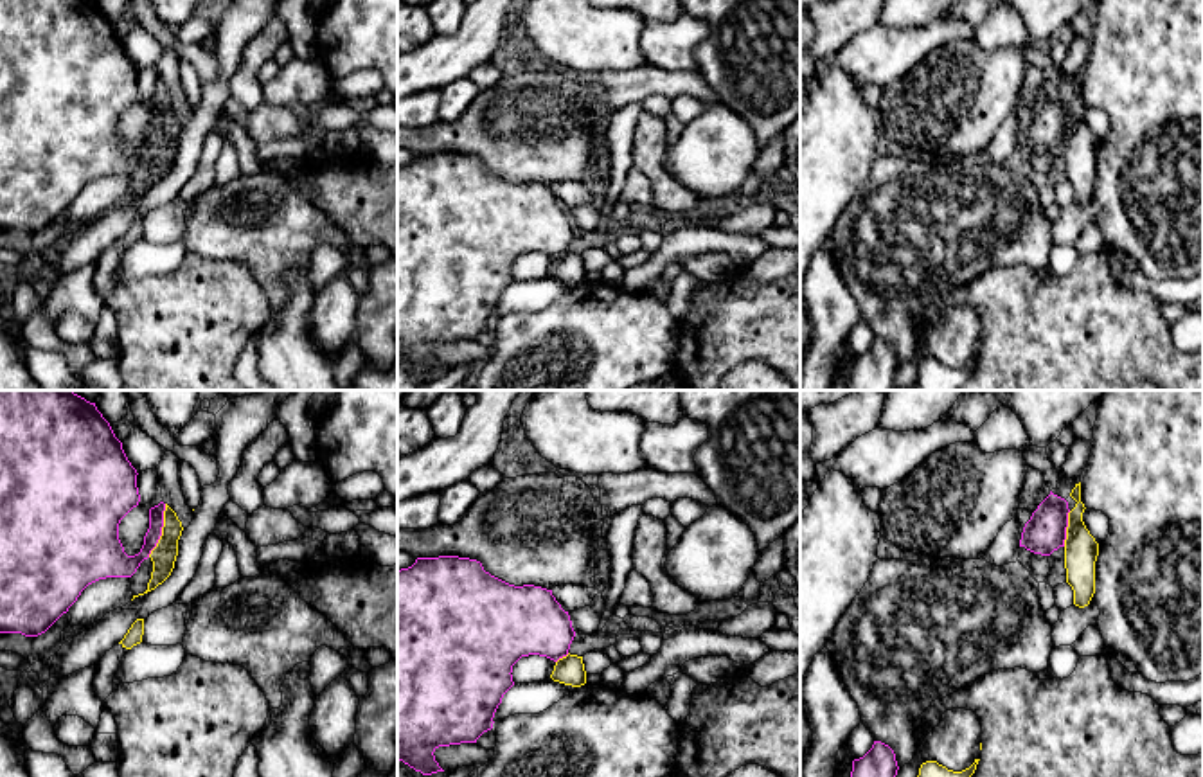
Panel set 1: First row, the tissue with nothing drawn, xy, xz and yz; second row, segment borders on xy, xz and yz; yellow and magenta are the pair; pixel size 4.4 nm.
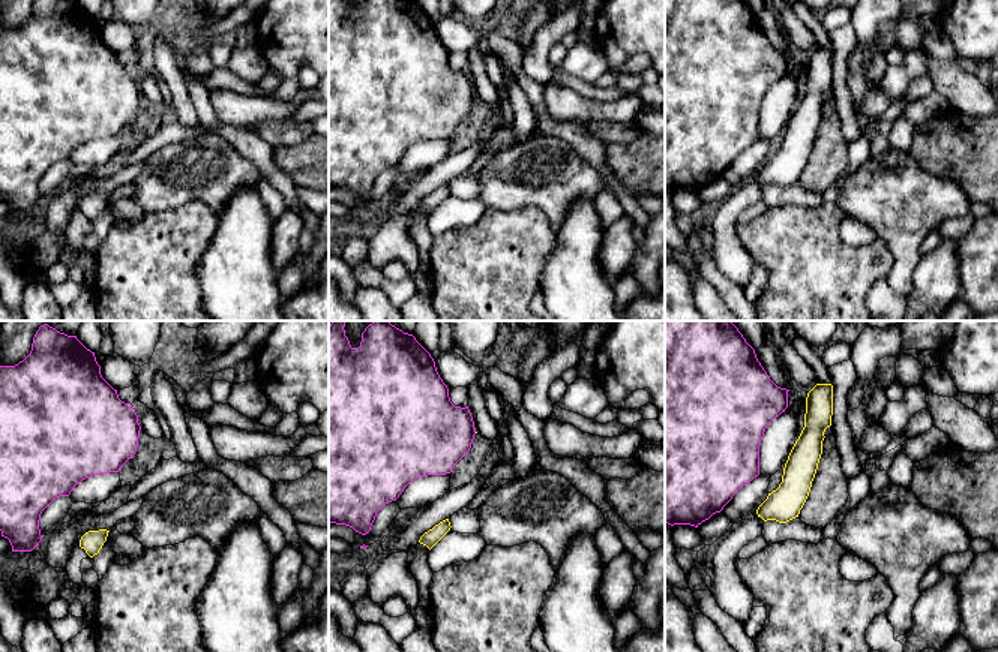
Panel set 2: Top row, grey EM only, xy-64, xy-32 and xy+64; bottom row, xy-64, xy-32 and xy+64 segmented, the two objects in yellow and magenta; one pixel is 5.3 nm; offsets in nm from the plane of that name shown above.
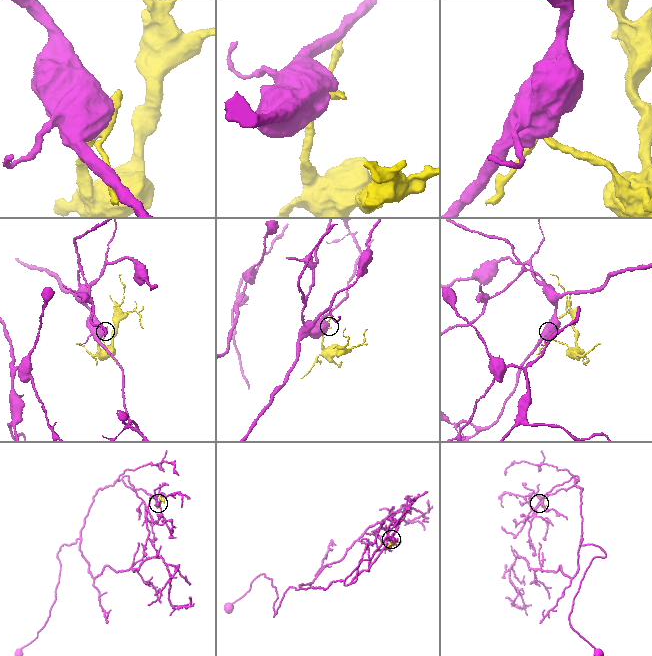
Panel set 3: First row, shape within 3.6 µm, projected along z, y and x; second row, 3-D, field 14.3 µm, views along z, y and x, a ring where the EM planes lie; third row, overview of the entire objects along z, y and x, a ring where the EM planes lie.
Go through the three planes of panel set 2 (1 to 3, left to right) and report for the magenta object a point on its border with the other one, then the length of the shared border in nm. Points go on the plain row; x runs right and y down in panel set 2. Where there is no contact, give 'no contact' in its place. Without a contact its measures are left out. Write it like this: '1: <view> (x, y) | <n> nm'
1: no contact
2: no contact
3: no contact

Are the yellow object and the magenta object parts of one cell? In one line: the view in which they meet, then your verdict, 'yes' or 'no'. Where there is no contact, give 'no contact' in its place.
xy | no

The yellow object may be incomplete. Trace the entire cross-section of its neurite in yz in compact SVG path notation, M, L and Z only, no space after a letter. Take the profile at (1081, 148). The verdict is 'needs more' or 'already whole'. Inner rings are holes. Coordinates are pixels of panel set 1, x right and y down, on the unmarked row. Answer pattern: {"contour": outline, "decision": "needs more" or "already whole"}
{"contour": "M1081 79L1075 81L1070 94L1077 99L1068 110L1068 124L1065 137L1065 165L1066 180L1074 187L1074 201L1084 205L1095 191L1095 158L1099 140L1083 119L1084 101L1081 99Z", "decision": "already whole"}

